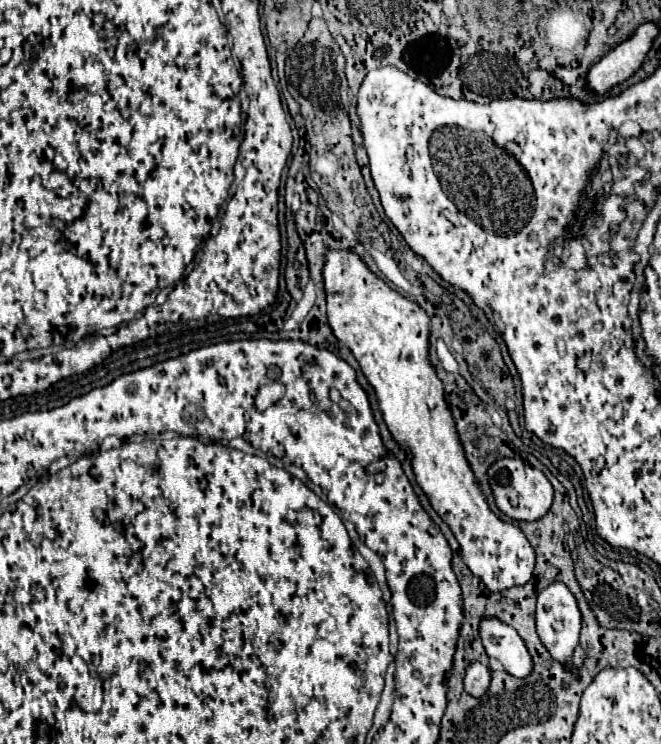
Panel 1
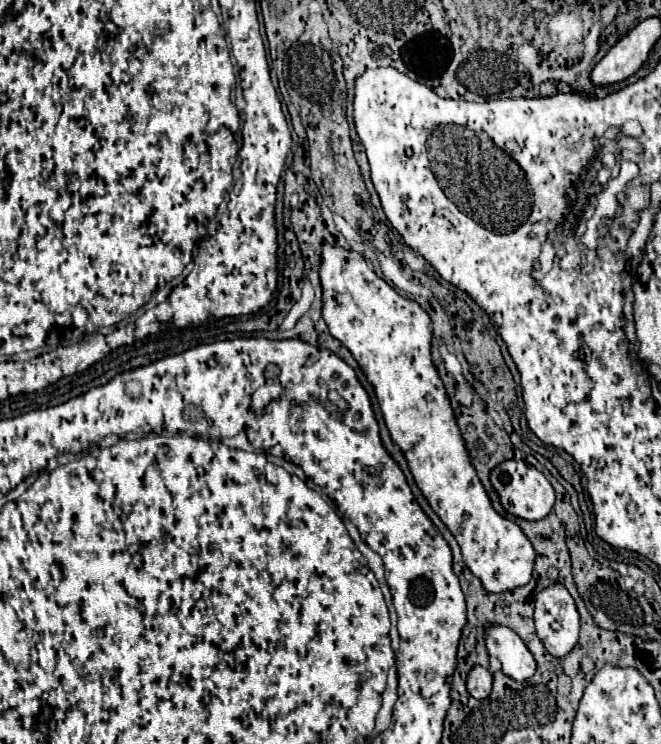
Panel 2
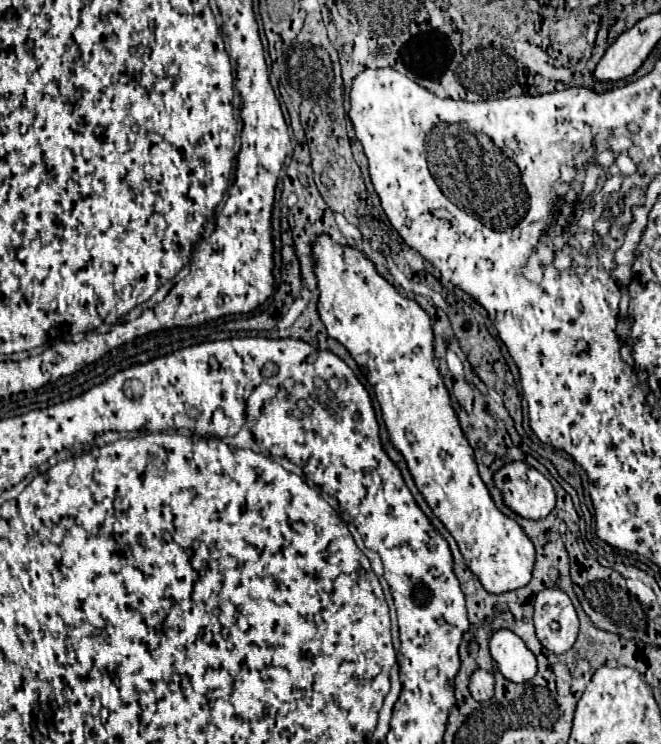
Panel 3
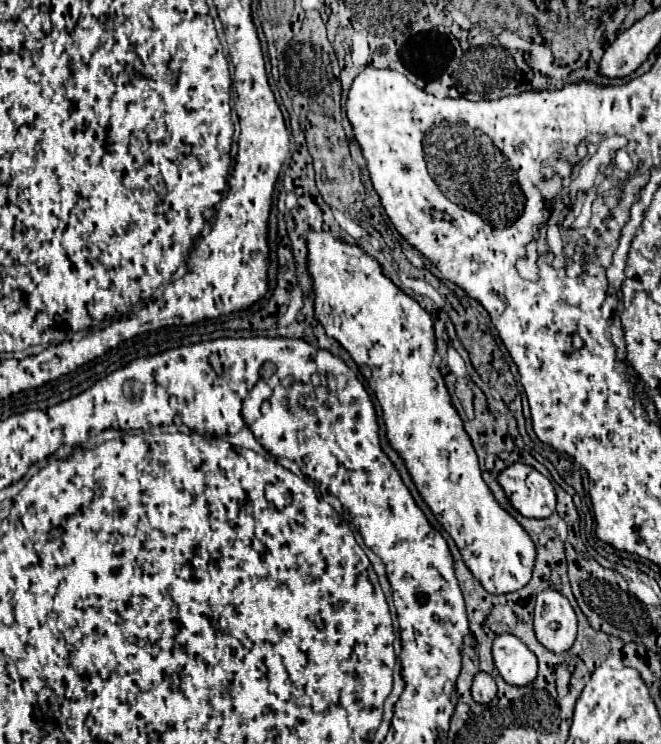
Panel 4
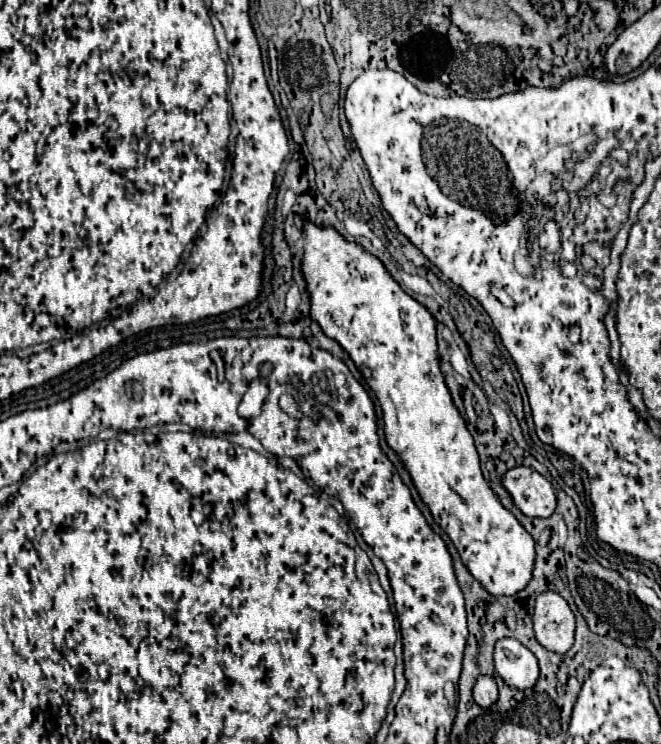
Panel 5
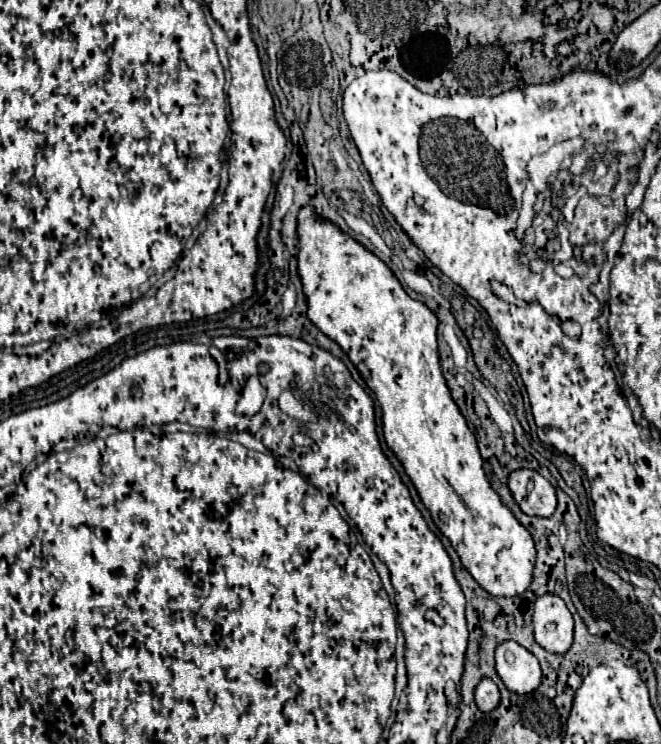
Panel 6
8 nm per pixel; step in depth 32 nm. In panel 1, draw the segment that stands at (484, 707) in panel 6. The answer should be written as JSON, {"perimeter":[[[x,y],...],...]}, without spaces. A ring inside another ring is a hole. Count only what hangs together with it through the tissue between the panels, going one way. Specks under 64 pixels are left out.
{"perimeter":[[[472,662],[466,668],[464,688],[466,688],[466,692],[470,696],[482,698],[488,692],[488,688],[490,688],[490,670],[486,666],[482,666],[480,662]]]}

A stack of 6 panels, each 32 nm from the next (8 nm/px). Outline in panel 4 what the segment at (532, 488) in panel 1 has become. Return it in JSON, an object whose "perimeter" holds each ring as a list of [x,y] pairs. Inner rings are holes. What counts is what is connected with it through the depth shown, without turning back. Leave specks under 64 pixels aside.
{"perimeter":[[[526,464],[508,466],[498,476],[512,506],[526,518],[548,518],[556,508],[554,486],[538,470]]]}

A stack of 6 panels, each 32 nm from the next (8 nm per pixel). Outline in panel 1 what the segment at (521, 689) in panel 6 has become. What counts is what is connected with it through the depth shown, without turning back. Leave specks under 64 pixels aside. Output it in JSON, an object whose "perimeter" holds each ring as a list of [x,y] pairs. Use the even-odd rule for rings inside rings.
{"perimeter":[[[486,618],[480,624],[480,636],[488,656],[498,658],[510,676],[524,680],[532,674],[532,656],[514,628],[496,618]]]}

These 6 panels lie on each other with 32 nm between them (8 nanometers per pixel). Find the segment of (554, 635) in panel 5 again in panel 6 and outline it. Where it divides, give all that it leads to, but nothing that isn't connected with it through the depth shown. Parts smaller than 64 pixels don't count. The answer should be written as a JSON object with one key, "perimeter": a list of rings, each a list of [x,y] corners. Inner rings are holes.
{"perimeter":[[[544,594],[534,604],[534,640],[548,652],[564,654],[573,643],[574,620],[565,602],[555,594]]]}

